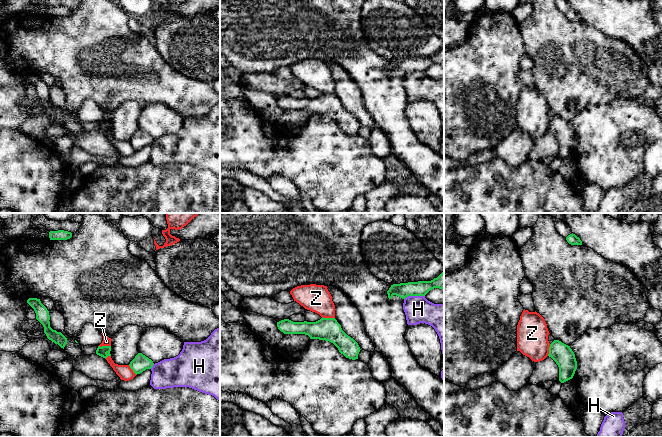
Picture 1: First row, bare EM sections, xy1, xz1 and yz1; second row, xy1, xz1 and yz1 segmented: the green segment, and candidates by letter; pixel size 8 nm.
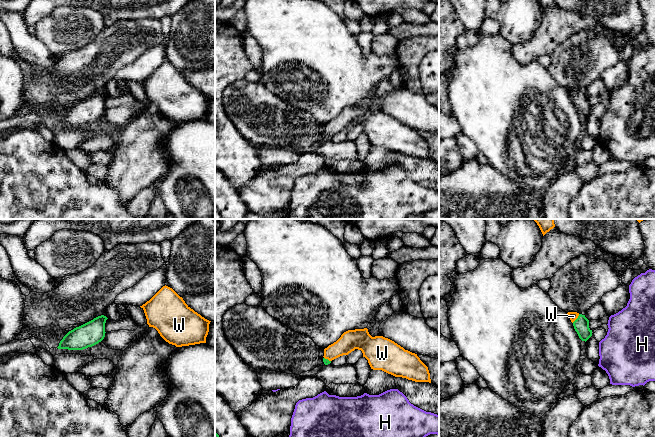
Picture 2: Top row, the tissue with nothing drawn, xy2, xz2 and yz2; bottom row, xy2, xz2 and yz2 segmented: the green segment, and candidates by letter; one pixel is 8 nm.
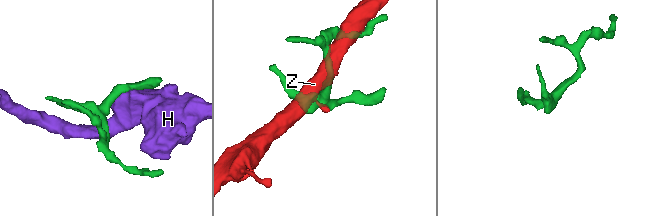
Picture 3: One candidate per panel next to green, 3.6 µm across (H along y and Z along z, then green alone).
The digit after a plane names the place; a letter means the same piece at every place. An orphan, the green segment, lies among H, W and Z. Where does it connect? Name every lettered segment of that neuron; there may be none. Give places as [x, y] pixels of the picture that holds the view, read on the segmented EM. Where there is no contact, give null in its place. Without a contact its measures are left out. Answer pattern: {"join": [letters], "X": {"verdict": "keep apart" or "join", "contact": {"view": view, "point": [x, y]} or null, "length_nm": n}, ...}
{"join": ["W"], "H": {"verdict": "keep apart", "contact": {"view": "xz1", "point": [414, 295]}, "length_nm": 170}, "W": {"verdict": "join", "contact": {"view": "yz2", "point": [577, 318]}, "length_nm": 90}, "Z": {"verdict": "keep apart", "contact": {"view": "xz1", "point": [328, 318]}, "length_nm": 110}}

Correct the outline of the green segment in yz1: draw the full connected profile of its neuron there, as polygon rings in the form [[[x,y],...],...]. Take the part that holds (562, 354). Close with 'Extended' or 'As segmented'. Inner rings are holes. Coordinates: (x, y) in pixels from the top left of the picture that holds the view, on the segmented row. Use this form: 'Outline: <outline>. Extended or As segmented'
Outline: [[[554,340],[549,347],[551,357],[559,367],[559,381],[564,383],[573,378],[577,369],[575,354],[570,346],[559,340]]]. As segmented

